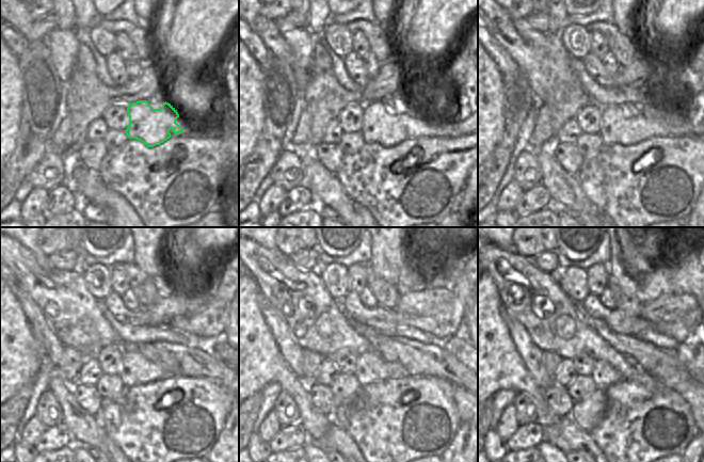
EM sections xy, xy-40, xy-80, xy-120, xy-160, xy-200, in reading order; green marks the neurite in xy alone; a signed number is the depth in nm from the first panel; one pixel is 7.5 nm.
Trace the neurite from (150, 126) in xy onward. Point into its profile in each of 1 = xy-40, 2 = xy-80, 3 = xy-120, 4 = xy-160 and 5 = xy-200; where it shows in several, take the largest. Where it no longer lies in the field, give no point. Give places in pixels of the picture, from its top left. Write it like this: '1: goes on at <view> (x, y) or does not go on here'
1: goes on at xy-40 (373, 112)
2: goes on at xy-80 (609, 133)
3: goes on at xy-120 (130, 373)
4: goes on at xy-160 (367, 372)
5: goes on at xy-200 (604, 376)

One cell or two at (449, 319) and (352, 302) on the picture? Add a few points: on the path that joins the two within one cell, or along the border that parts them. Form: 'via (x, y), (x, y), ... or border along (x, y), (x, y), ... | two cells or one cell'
via (425, 322), (377, 319) | one cell

